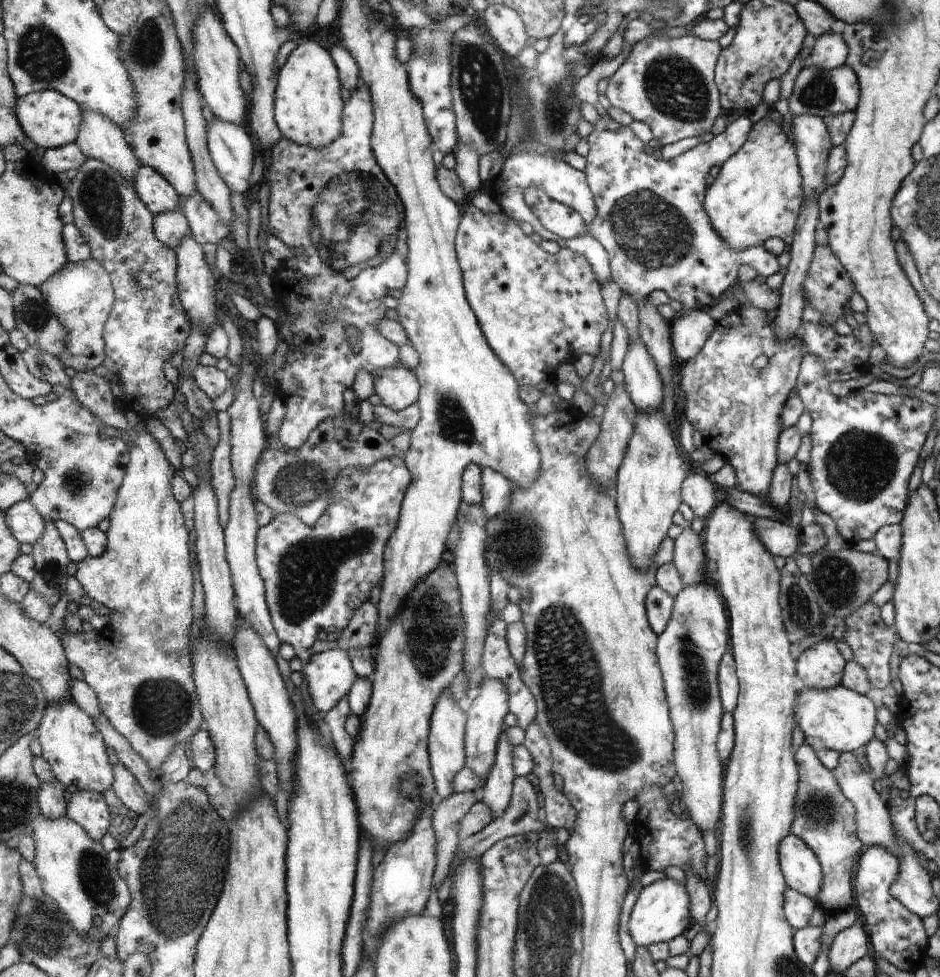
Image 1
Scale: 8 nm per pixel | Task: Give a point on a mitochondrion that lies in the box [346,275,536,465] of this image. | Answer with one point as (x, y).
(456, 425)

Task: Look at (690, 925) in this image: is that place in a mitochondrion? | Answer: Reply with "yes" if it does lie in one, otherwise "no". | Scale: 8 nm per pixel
no

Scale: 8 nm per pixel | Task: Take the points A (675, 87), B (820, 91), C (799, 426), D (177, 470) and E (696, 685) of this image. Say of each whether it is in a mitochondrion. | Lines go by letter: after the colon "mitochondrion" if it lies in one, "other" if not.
A: mitochondrion
B: mitochondrion
C: other
D: other
E: mitochondrion

